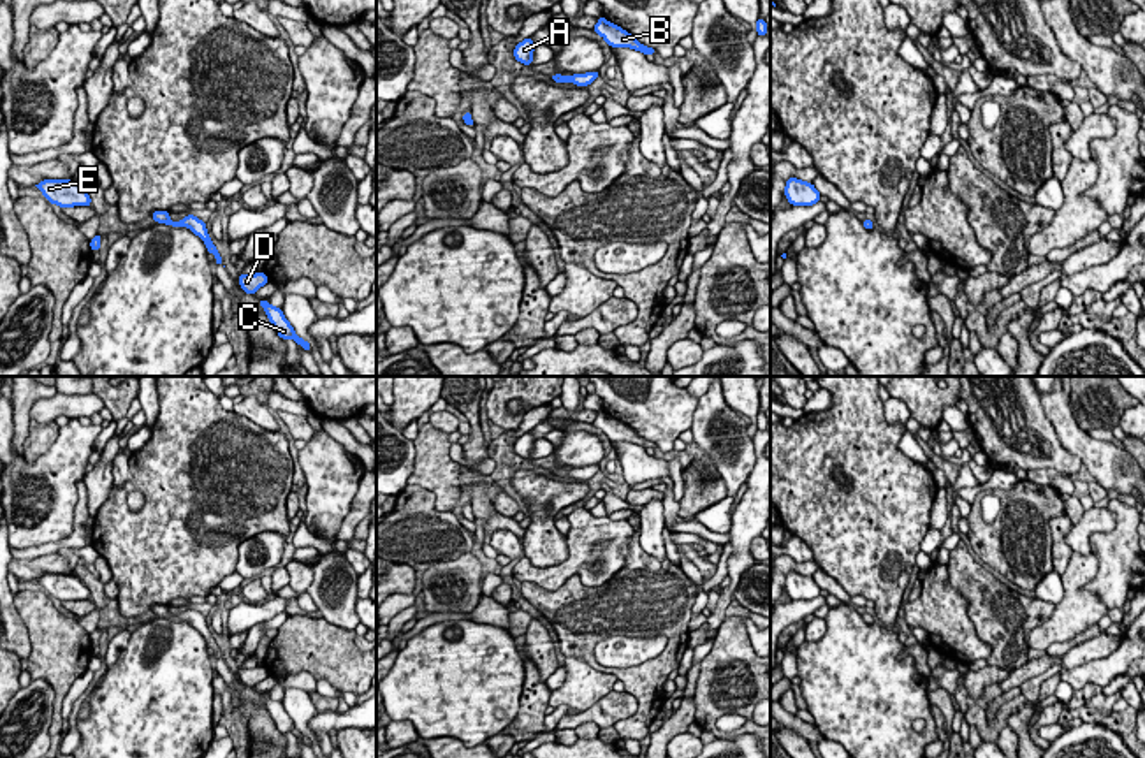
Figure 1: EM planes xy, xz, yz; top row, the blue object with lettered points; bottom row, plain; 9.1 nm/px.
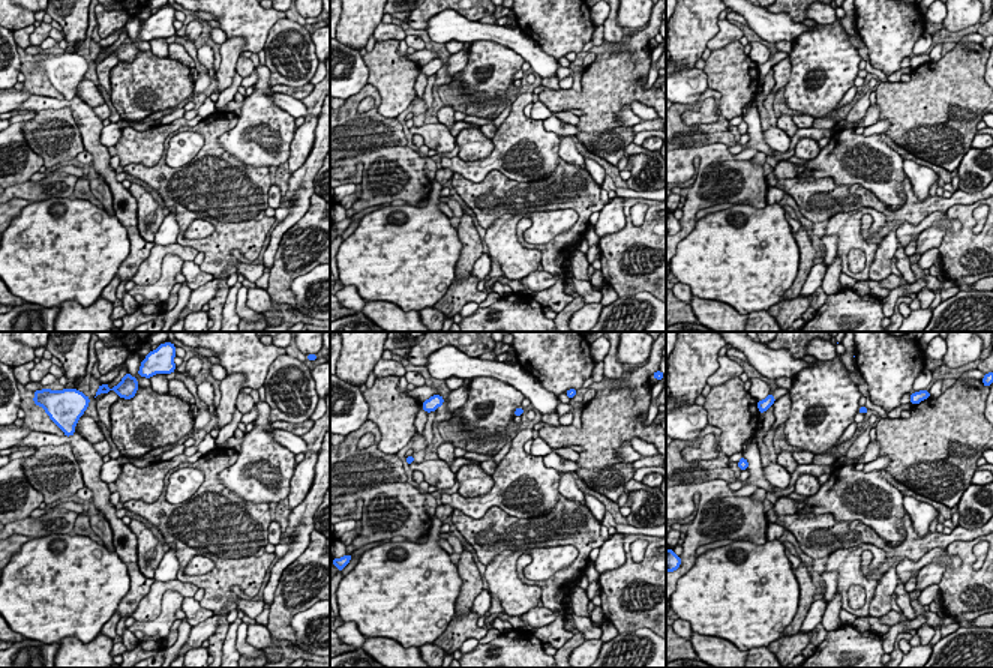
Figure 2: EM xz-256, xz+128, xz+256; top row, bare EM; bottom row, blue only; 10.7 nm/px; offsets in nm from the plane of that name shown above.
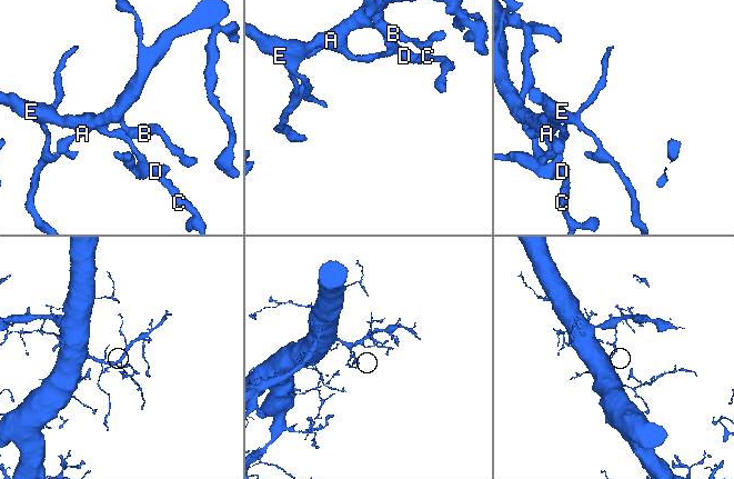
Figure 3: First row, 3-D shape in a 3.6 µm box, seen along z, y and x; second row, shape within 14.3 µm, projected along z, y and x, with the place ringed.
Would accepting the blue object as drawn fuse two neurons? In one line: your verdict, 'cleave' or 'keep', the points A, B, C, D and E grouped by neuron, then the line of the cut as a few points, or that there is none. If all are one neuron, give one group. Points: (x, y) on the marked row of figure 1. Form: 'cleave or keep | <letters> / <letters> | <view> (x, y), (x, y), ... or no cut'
keep | A B C D E | no cut

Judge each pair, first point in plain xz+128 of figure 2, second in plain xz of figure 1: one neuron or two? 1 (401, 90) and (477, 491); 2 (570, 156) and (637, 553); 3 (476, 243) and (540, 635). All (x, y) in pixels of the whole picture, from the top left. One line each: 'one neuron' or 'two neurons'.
1: two neurons
2: two neurons
3: one neuron

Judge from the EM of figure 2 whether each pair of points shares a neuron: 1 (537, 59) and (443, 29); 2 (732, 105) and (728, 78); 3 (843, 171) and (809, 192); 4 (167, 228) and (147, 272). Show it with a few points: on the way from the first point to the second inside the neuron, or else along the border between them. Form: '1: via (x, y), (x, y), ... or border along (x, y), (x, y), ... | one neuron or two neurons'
1: via (513, 38), (492, 32), (467, 30) | one neuron
2: via (732, 99), (732, 84) | one neuron
3: border along (798, 174), (860, 183), (866, 189) | two neurons
4: border along (176, 242), (155, 246) | two neurons

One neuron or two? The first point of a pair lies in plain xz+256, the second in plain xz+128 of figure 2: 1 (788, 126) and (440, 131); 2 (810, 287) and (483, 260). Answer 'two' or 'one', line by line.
1: two
2: one

